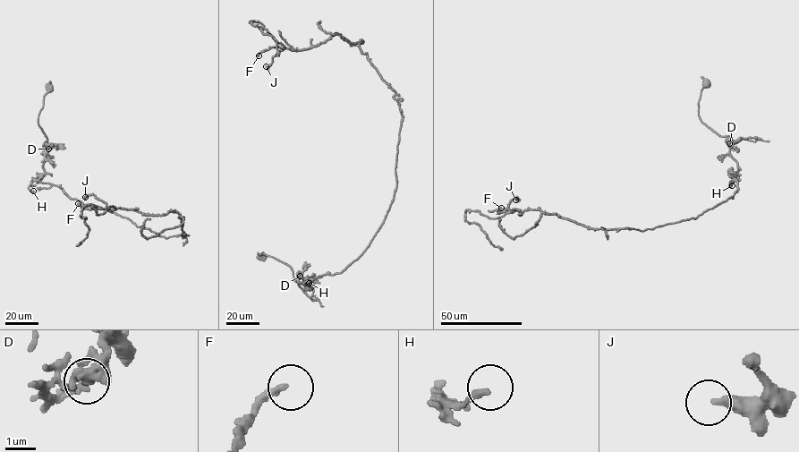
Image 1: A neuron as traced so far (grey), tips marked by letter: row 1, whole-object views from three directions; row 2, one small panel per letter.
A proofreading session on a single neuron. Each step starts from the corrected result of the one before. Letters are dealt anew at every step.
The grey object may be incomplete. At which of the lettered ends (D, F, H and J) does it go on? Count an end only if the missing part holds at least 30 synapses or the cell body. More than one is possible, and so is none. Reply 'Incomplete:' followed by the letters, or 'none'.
Incomplete: F

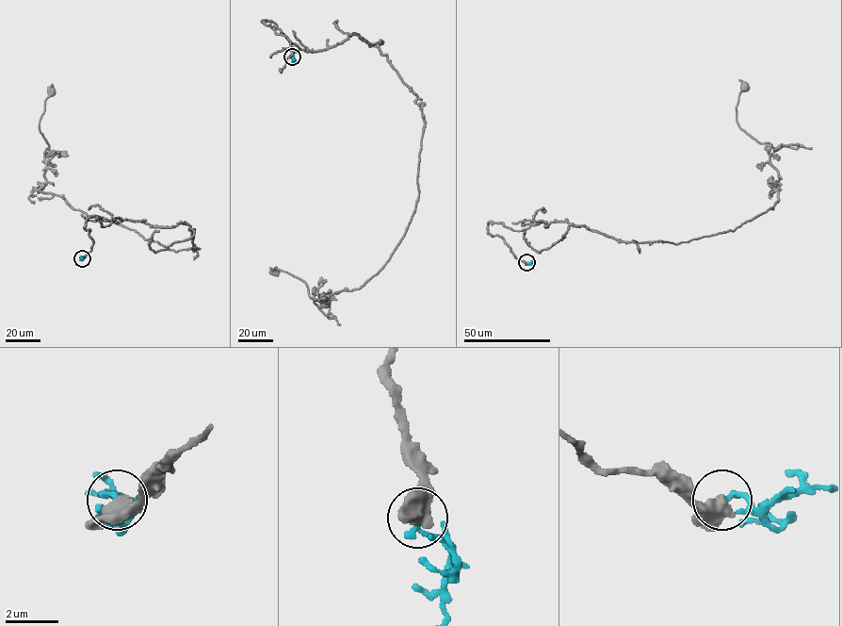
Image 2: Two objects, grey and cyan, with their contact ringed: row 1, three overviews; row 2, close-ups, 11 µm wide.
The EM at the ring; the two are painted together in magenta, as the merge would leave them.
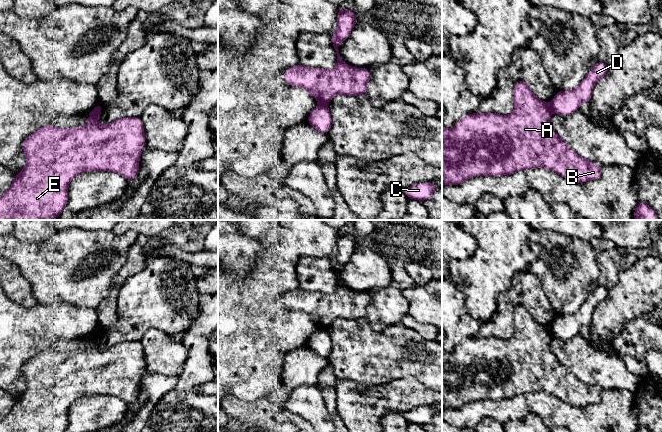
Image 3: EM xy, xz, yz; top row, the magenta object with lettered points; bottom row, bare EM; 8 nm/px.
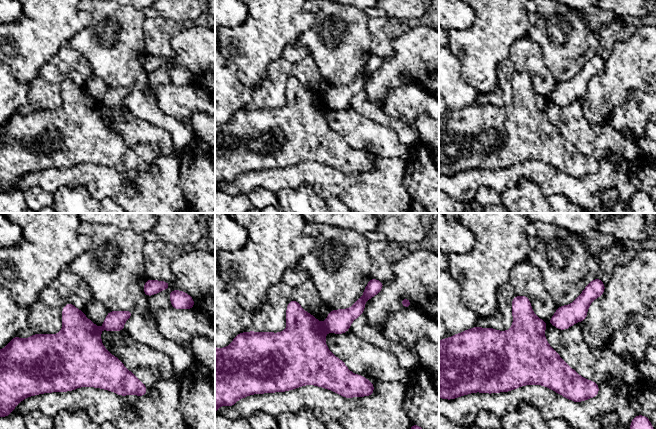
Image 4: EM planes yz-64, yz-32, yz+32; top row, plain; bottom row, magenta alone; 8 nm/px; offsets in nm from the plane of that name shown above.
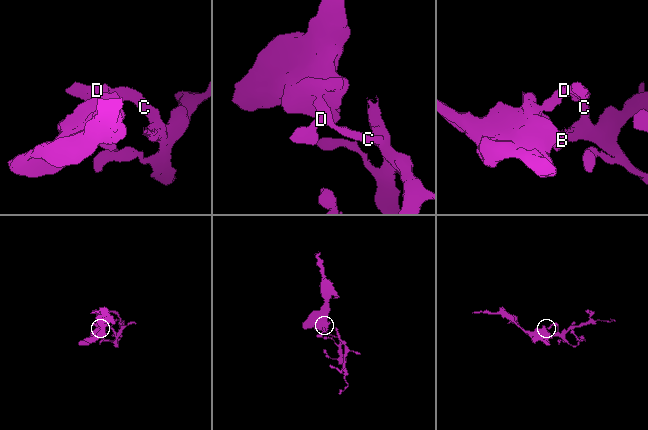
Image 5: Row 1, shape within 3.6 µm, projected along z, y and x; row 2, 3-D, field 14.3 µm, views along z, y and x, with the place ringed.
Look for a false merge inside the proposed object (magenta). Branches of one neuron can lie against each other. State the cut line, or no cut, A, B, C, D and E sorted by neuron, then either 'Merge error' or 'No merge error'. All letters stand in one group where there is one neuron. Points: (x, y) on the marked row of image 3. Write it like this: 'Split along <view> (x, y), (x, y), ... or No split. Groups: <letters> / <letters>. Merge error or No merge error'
Split along yz (549, 104), (552, 110). Groups: A B E / C D. Merge error

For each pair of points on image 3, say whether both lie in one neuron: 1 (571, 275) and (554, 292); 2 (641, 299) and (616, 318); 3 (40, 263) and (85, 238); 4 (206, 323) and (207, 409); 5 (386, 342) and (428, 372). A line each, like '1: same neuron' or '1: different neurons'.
1: same neuron
2: same neuron
3: same neuron
4: same neuron
5: same neuron

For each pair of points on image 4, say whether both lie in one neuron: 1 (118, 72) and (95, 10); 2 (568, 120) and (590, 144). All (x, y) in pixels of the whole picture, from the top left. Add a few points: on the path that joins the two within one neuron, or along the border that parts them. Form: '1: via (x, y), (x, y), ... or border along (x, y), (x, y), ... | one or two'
1: via (117, 57), (115, 35), (105, 25) | one
2: via (574, 126), (586, 138) | one

